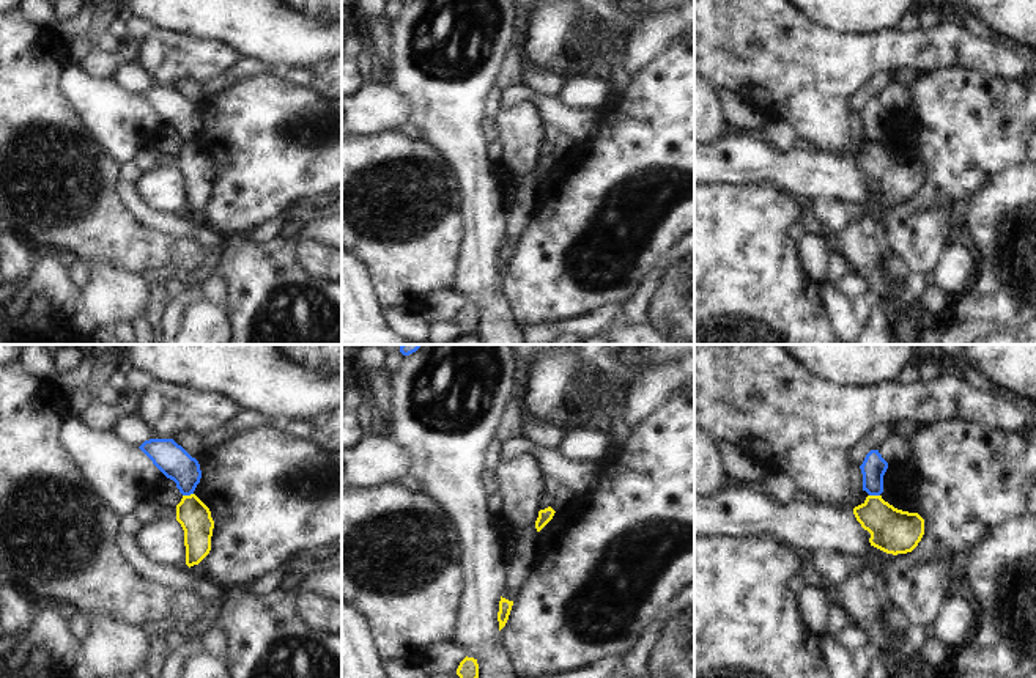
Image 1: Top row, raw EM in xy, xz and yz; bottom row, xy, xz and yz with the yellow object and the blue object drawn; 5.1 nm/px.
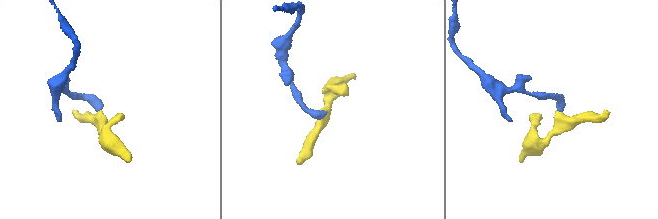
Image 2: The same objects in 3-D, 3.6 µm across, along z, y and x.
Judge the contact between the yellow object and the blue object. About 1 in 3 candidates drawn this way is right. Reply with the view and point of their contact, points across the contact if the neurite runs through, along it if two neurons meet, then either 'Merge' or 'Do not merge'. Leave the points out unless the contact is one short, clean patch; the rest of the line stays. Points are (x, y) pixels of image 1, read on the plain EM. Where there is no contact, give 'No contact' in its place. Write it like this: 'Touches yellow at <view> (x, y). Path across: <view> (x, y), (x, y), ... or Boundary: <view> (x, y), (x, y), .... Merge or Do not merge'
Touches yellow at xy (188, 143). Boundary: xy (192, 140), (183, 143). Do not merge

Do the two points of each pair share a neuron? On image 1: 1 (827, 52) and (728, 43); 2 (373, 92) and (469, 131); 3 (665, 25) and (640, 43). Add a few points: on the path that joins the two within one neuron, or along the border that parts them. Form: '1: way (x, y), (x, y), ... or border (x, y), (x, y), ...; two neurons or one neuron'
1: way (802, 52), (784, 52), (753, 43); one neuron
2: border (383, 79), (405, 99), (408, 120); two neurons
3: way (658, 32), (646, 41); one neuron

